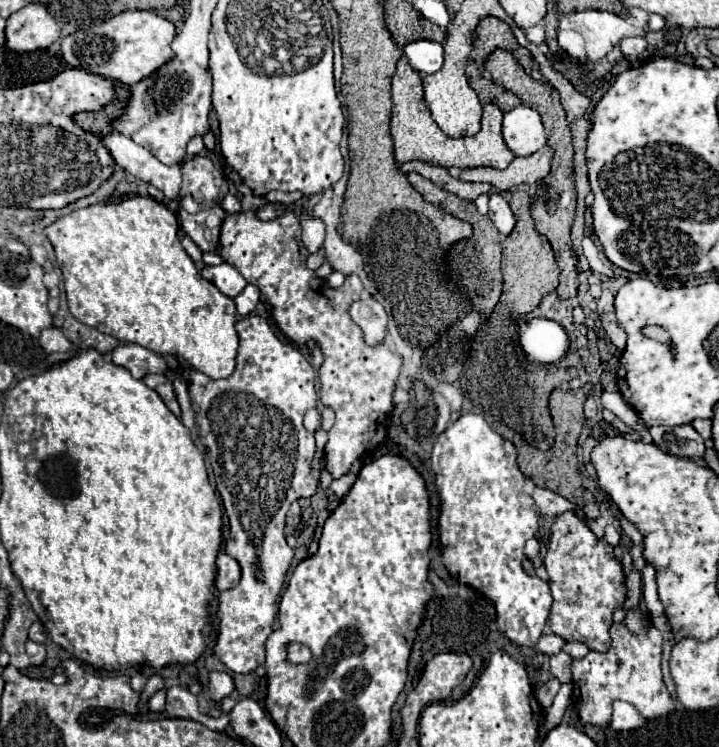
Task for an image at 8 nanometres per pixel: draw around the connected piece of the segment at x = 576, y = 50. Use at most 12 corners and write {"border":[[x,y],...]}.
{"border":[[559,30],[559,46],[584,60],[584,38],[577,31]]}

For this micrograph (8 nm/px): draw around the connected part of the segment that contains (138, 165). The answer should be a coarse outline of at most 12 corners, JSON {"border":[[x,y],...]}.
{"border":[[120,135],[104,145],[126,173],[180,201],[178,165],[160,163],[148,149]]}

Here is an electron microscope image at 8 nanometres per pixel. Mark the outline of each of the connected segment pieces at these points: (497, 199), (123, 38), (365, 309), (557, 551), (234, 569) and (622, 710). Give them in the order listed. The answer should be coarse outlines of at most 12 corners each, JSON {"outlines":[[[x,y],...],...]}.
{"outlines":[[[500,193],[490,195],[488,217],[502,235],[516,225],[508,201]],[[124,11],[62,39],[62,55],[136,85],[174,59],[176,27]],[[374,297],[354,301],[350,317],[368,345],[384,341],[388,315]],[[576,513],[550,527],[548,625],[610,649],[626,601],[614,547]],[[228,553],[216,559],[216,589],[226,591],[240,581],[240,565]],[[616,701],[612,729],[628,731],[644,723],[624,701]]]}

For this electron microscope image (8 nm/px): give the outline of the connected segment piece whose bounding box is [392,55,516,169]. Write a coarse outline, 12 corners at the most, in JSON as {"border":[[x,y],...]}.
{"border":[[402,55],[392,77],[394,157],[444,167],[514,161],[502,111],[448,137],[424,103],[422,77]]}

